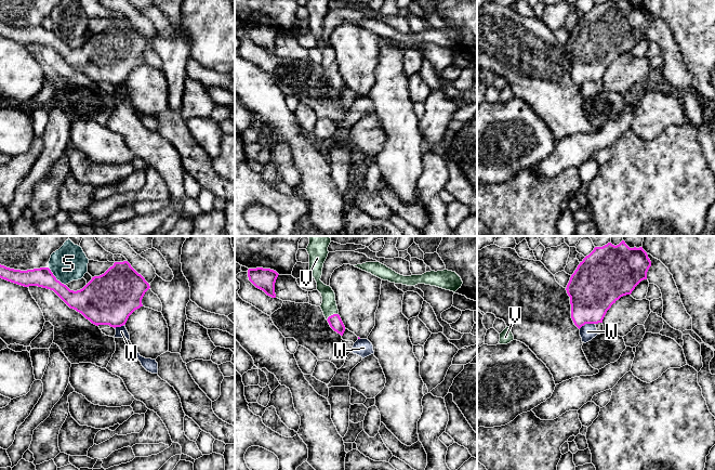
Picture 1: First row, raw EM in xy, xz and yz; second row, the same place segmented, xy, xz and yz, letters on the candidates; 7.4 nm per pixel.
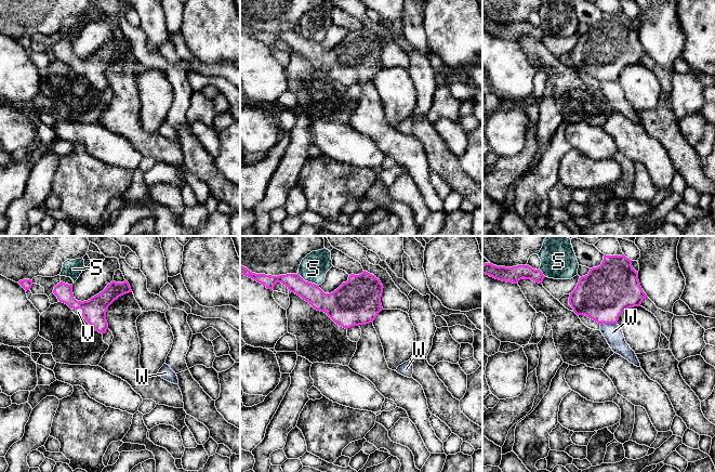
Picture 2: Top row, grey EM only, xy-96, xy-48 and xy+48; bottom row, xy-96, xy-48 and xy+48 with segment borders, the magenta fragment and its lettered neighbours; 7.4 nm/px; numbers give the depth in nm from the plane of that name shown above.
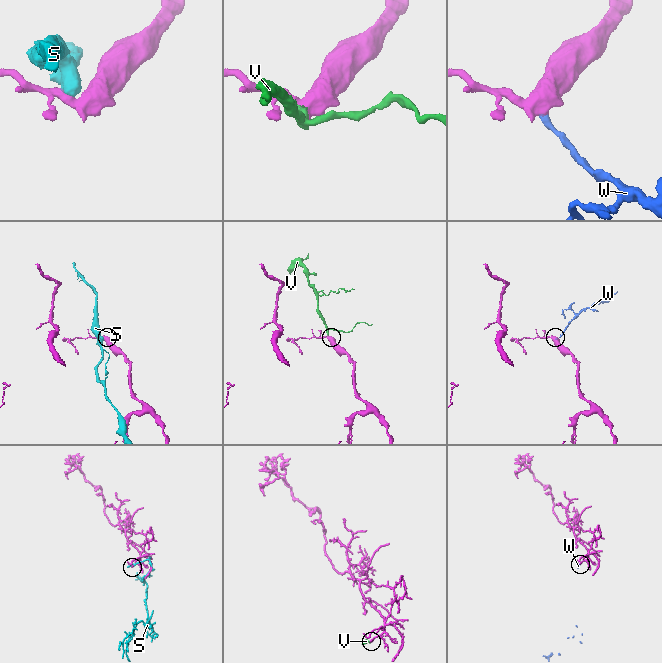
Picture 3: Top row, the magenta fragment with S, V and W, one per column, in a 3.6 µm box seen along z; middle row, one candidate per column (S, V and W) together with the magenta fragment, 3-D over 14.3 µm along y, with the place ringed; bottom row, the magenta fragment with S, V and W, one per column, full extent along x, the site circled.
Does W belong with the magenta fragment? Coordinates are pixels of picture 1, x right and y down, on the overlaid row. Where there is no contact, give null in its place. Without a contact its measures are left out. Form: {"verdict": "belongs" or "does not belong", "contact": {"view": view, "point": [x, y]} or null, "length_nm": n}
{"verdict": "does not belong", "contact": {"view": "yz", "point": [586, 323]}, "length_nm": 130}

